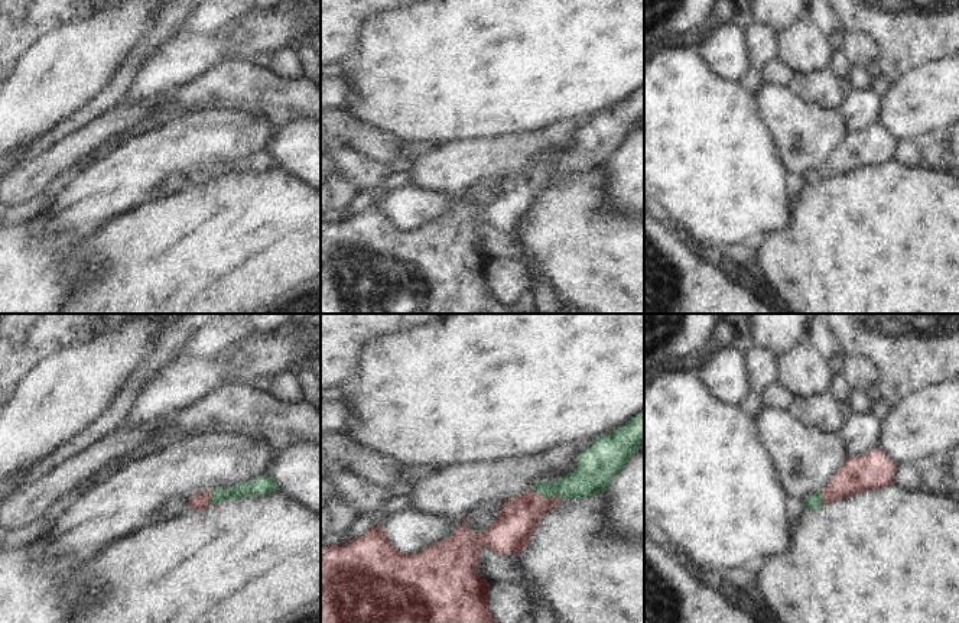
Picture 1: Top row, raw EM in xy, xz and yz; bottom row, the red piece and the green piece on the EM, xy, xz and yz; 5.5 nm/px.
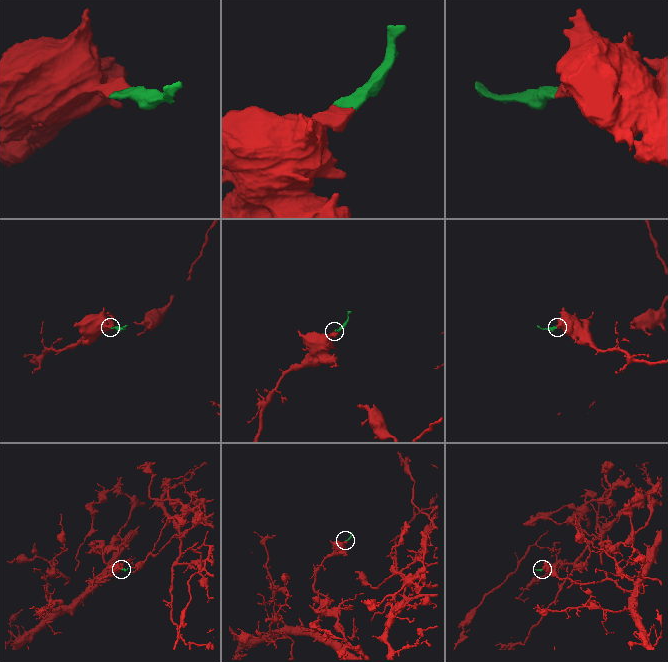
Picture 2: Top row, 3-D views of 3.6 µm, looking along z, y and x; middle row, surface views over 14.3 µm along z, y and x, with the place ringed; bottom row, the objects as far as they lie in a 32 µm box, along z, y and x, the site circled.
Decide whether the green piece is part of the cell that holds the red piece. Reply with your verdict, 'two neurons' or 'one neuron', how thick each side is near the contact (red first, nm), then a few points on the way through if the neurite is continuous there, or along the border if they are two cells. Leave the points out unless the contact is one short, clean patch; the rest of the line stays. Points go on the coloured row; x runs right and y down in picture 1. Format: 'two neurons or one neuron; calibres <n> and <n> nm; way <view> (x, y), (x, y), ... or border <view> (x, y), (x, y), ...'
one neuron; calibres 220 and 180 nm; way xz (513, 529), (546, 499), (558, 490), (587, 480)

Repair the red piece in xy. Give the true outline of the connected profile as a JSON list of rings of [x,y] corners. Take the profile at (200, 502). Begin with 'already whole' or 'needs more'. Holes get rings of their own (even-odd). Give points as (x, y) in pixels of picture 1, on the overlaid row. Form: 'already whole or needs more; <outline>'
needs more; [[[266,474],[234,487],[201,491],[191,497],[188,504],[196,510],[204,510],[209,504],[218,504],[230,499],[264,496],[274,493],[276,490],[279,490],[277,481],[272,476]]]

